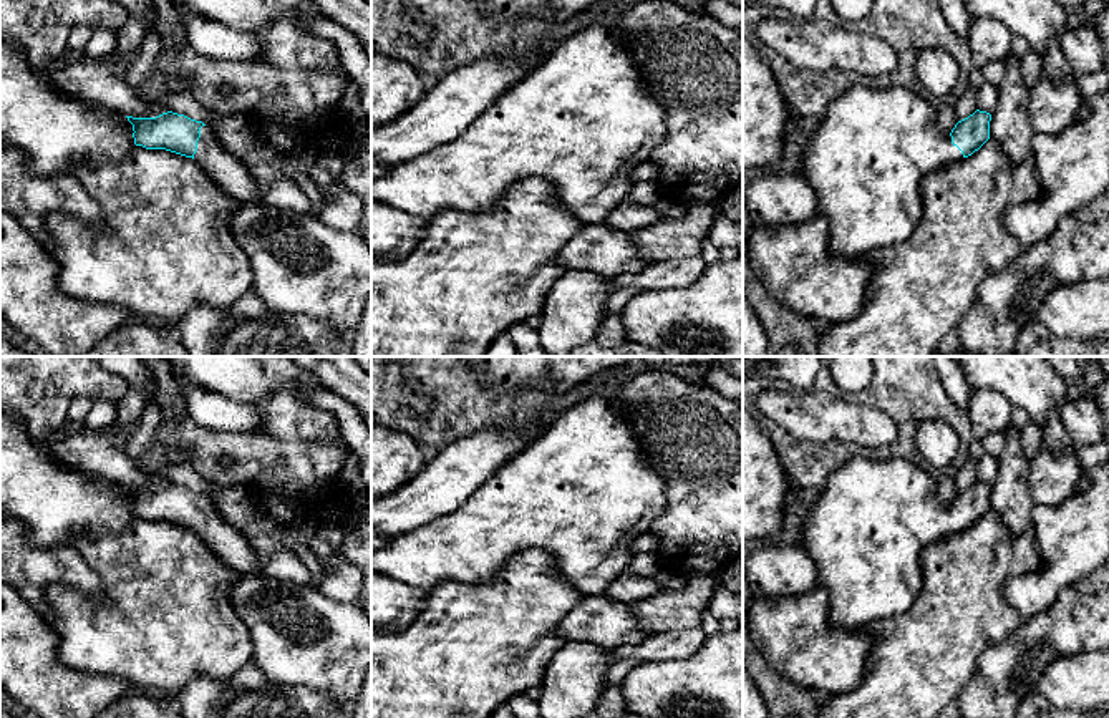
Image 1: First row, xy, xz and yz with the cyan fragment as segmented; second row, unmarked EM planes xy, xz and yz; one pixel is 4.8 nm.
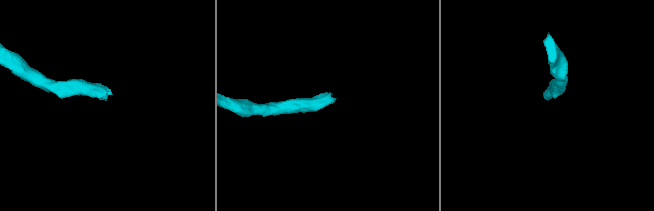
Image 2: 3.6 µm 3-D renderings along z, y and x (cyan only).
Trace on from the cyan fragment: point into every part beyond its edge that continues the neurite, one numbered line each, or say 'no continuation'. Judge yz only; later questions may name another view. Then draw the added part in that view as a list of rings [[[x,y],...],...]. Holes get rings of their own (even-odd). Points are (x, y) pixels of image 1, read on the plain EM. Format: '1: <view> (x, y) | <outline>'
1: yz (867, 531) | [[[854,458],[829,476],[811,506],[799,541],[817,567],[817,585],[829,595],[829,622],[834,628],[864,630],[874,622],[907,612],[917,600],[923,589],[923,551],[963,531],[961,522],[952,516],[952,507],[938,499],[937,483],[927,471],[902,458]]]

